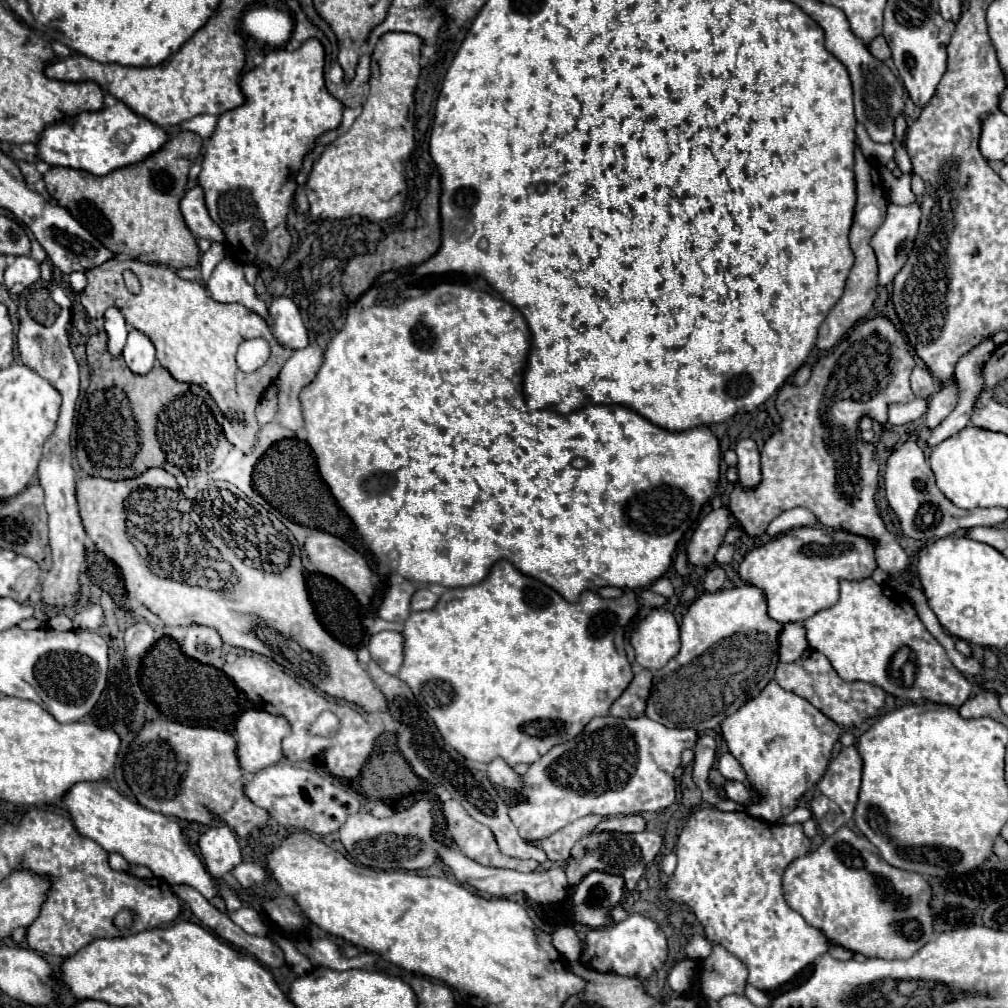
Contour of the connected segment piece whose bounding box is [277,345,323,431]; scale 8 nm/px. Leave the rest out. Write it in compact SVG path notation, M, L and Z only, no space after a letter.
M309 345L305 349L293 351L279 373L279 411L277 421L293 431L303 429L303 413L301 413L301 389L313 381L317 369L323 363L323 351L317 345Z

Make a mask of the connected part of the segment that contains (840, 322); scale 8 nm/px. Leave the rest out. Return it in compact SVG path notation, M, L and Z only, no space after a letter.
M859 221L853 223L851 227L851 233L849 233L849 241L851 241L851 249L855 253L855 265L847 277L847 285L845 285L845 293L843 297L837 301L837 305L829 311L827 319L823 321L823 325L819 327L819 339L817 339L817 347L819 349L831 349L835 347L843 335L859 321L863 319L871 309L873 309L873 301L877 299L877 259L875 259L875 253L873 253L873 247L869 245L873 233L877 229L867 229L867 227L861 227Z

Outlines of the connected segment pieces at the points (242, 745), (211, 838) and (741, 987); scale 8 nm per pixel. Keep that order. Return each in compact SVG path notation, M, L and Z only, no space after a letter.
M245 711L237 717L235 723L235 735L237 735L237 757L243 773L259 773L261 769L269 765L277 765L285 759L285 753L281 749L281 741L291 733L289 721L285 717L277 717L265 711Z
M215 821L215 825L201 835L199 849L207 871L215 877L227 875L241 863L241 849L233 831L219 821Z
M713 945L709 957L699 961L699 985L707 999L719 1001L725 995L745 995L747 969L723 945Z

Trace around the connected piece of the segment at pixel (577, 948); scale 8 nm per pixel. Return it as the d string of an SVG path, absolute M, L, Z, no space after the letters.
M565 925L555 929L553 945L567 961L579 961L583 949L585 949L585 943L575 935L575 931L571 927L565 927Z

